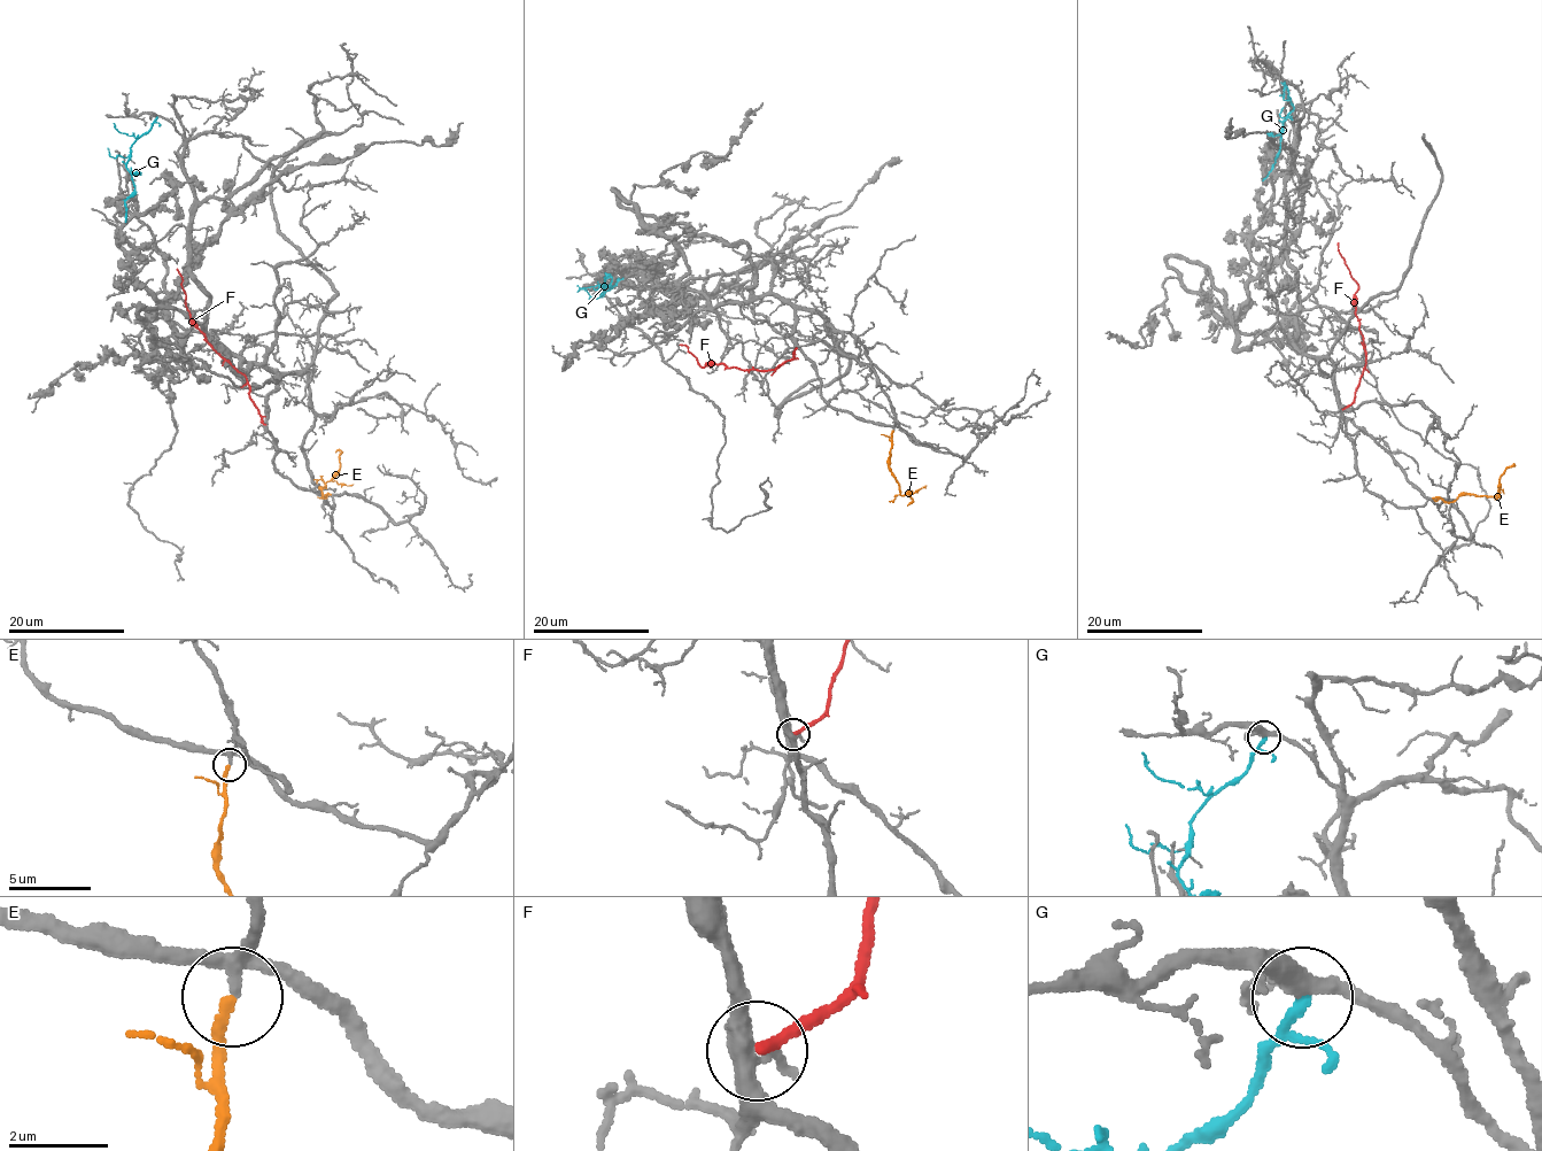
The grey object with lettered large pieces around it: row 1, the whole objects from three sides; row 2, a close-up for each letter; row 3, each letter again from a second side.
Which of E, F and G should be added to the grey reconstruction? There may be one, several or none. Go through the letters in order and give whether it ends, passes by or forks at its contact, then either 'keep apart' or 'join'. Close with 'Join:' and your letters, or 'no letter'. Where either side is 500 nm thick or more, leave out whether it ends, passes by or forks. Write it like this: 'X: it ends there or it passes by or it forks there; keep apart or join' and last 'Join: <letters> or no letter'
E: it ends there; join
F: it ends there; keep apart
G: it passes by; keep apart
Join: E

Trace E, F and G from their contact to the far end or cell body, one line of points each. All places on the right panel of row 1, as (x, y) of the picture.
E: (1433, 497), (1454, 502), (1462, 494), (1493, 496), (1500, 493), (1500, 474), (1516, 465)
F: (1342, 410), (1353, 400), (1365, 360), (1355, 311), (1357, 288), (1338, 242)
G: (1285, 83), (1293, 110), (1283, 125), (1275, 164), (1262, 180)

